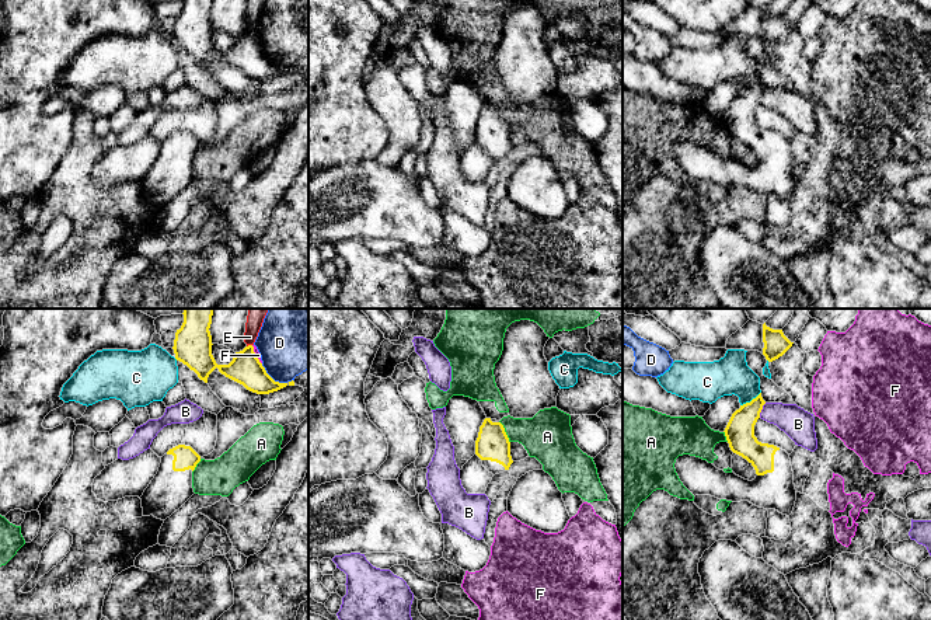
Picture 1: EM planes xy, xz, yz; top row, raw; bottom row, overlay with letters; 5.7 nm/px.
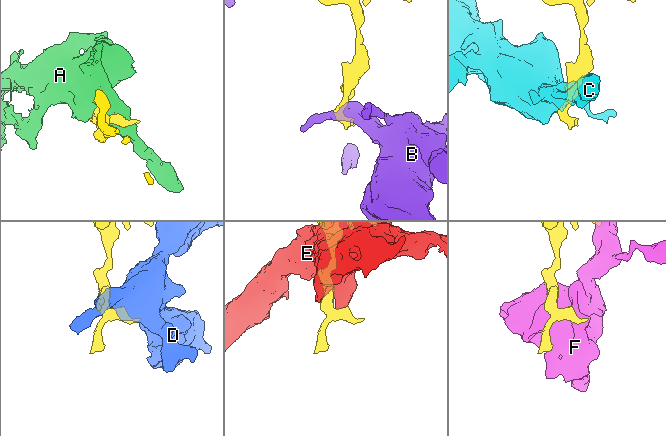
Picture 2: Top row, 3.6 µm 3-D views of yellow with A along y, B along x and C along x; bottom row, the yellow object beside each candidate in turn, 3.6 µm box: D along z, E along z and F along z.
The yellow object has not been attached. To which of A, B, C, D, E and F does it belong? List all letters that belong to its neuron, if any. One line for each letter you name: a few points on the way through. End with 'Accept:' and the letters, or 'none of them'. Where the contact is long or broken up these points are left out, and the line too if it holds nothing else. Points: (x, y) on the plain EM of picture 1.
Accept: none of them

